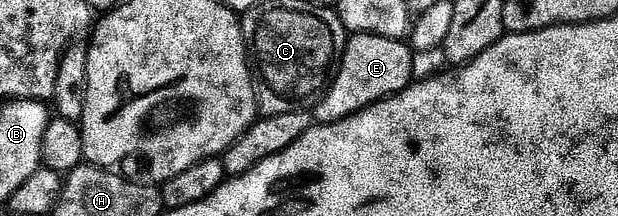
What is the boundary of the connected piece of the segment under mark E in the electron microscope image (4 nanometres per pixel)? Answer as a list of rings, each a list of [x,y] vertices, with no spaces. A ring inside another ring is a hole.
[[[367,32],[351,35],[349,39],[346,49],[343,52],[341,49],[336,71],[324,95],[317,101],[319,104],[312,108],[313,119],[318,124],[334,124],[337,120],[343,120],[345,116],[352,116],[370,104],[375,104],[377,100],[395,96],[397,92],[409,88],[412,83],[410,75],[414,72],[416,60],[403,51],[403,41],[373,36]],[[337,68],[338,73],[336,73]]]

